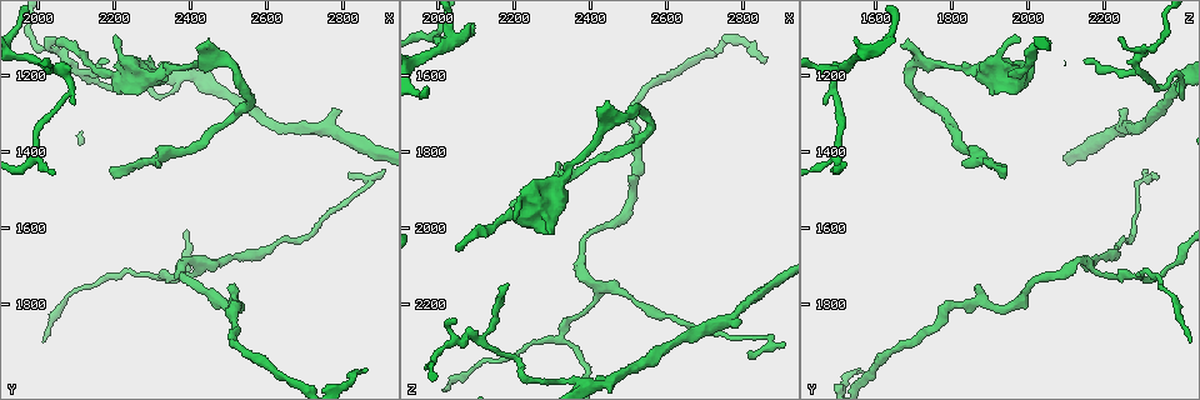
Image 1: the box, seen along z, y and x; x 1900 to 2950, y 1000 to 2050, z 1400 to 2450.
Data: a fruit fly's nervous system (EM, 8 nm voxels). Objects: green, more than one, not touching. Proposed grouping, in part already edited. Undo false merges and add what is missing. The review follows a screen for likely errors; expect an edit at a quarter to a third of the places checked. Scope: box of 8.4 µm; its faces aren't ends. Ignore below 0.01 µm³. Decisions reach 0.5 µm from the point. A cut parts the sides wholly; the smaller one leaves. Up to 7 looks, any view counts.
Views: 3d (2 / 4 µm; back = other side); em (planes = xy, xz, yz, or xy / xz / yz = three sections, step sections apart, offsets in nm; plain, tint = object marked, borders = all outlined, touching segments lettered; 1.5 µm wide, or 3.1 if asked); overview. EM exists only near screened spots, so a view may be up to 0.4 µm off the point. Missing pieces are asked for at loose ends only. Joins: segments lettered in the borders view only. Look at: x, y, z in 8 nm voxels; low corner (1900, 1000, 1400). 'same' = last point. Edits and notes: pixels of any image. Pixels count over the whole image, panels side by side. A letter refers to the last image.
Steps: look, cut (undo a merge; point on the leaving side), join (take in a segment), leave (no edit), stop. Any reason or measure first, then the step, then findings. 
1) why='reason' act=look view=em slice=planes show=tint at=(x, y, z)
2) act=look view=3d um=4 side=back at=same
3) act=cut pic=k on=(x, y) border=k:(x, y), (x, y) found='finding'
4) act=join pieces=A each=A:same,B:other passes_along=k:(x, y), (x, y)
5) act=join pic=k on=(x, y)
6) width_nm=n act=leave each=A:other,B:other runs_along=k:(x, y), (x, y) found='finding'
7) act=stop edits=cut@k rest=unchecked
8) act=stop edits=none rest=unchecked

why='three-way junction' act=look view=em slice=yz step=4 show=tint at=(2325, 1720, 2265)

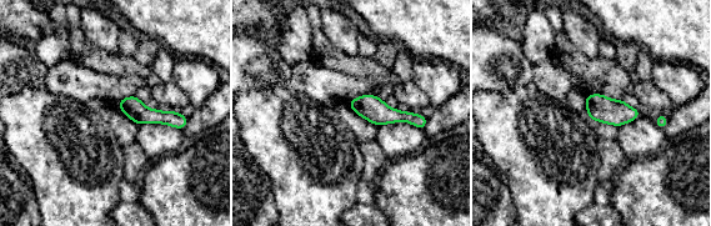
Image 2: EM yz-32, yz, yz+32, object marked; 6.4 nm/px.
why='cut it another way' act=look view=em slice=xz step=4 show=tint at=same

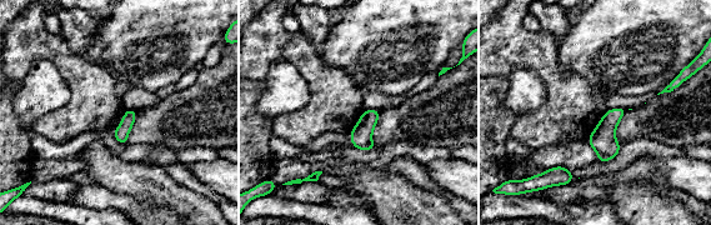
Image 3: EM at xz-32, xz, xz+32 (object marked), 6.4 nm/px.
act=look view=em slice=xz step=4 show=borders at=same

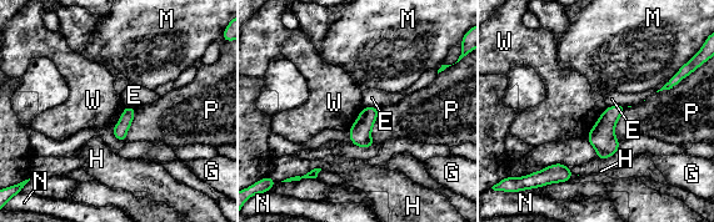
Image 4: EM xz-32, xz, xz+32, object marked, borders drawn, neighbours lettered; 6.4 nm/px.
width_nm=90 act=leave each=E:other,G:other,H:other,M:other,N:other,P:other,W:other found='all the same neuron'

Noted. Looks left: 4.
why='sharp bend' act=look view=em slice=yz step=4 show=borders at=(2070, 1190, 1495)

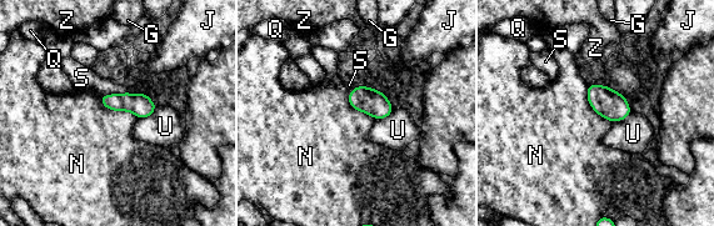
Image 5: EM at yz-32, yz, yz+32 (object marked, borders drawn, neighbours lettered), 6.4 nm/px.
width_nm=50 longest_contact=N:280nm act=leave each=G:other,J:other,N:other,Q:other,S:other,U:other,Z:other found='all the same neuron'

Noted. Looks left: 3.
why='an open end' act=look view=3d um=4 at=(2785, 1290, 2235)

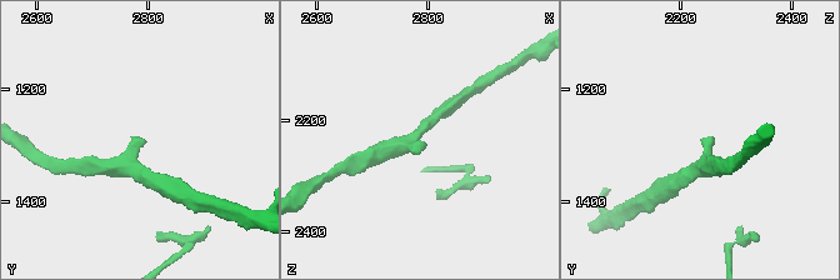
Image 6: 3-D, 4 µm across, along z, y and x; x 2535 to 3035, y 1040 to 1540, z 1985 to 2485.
act=look view=em slice=xy step=4 show=tint at=(2795, 1290, 2240)

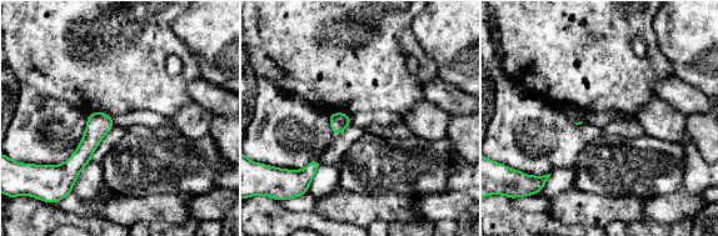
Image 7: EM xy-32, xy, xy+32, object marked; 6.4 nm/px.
why='another direction' act=look view=em slice=planes show=borders at=same

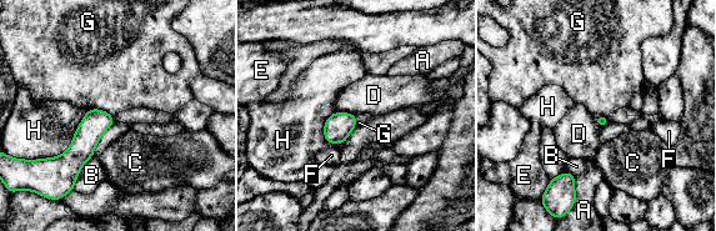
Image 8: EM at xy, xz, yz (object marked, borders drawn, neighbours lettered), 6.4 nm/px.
act=leave each=A:other,B:other,C:other,D:other,E:other,F:other,G:other,H:other runs_along=8:(109, 117), (63, 166) found='no lettered segment goes on from it'

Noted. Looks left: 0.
act=stop edits=none rest=unchecked

